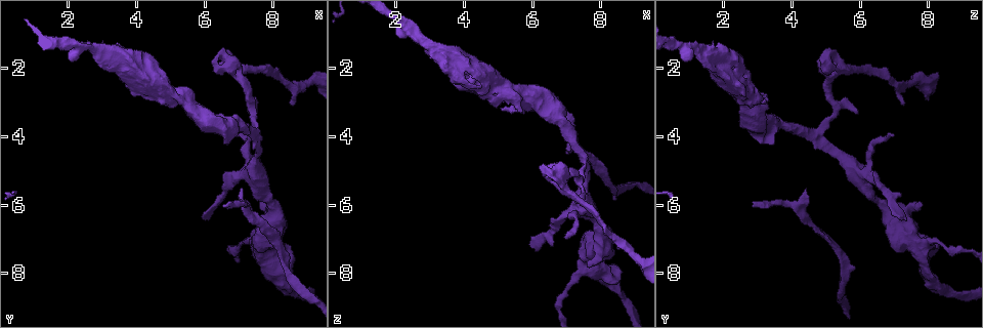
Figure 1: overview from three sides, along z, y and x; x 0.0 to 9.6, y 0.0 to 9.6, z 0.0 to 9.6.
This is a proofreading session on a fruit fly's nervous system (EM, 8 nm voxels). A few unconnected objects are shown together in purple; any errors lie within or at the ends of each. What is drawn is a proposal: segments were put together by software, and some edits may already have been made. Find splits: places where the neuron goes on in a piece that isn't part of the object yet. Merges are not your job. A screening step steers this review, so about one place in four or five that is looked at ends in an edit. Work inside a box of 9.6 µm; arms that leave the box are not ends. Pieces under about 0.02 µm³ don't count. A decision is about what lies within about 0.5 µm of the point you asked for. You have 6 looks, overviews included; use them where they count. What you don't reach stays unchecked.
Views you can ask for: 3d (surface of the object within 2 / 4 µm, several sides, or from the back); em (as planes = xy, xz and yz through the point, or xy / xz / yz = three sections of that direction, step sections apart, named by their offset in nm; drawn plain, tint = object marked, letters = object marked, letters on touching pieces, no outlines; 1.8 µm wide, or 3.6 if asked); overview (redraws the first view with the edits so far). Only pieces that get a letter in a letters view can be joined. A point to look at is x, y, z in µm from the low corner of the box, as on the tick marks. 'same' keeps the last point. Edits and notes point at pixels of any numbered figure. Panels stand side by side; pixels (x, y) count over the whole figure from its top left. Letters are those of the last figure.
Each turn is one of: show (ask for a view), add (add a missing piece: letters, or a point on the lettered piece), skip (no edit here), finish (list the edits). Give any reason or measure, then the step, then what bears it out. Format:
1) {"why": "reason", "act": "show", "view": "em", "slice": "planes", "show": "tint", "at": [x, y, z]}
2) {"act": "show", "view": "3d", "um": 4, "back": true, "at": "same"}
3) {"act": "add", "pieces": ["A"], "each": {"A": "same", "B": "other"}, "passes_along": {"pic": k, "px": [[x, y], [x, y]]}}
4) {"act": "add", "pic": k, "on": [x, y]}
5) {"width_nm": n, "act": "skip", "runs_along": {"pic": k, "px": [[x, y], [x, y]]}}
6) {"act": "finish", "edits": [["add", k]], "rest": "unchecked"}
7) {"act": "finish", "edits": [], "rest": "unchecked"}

{"why": "branch stops here", "act": "show", "view": "em", "slice": "xz", "step": 16, "show": "tint", "at": [6.10, 6.45, 7.40]}

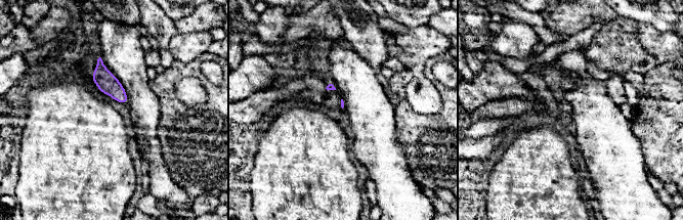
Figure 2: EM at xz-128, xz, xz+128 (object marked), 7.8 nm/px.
{"why": "another direction", "act": "show", "view": "em", "slice": "planes", "show": "letters", "at": "same"}

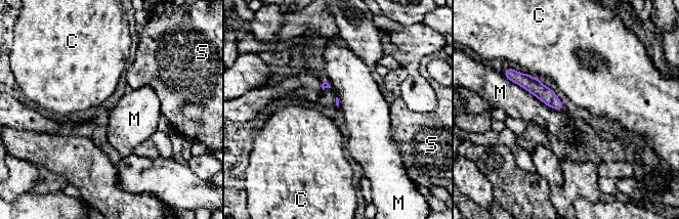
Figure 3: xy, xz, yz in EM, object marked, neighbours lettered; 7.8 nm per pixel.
{"act": "skip", "each": {"C": "other", "M": "other", "S": "other"}, "runs_along": {"pic": 3, "px": [[517, 75], [560, 107]]}, "found": "none of them fits"}

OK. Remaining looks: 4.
{"why": "side arm on a straight run", "act": "show", "view": "em", "slice": "planes", "show": "letters", "at": [6.95, 2.20, 5.20]}

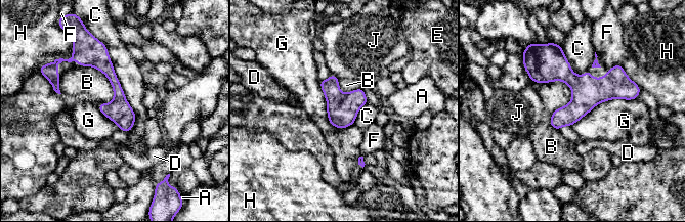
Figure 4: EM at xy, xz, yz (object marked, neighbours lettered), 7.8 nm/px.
{"longest_contact_nm": ["C", 800], "act": "skip", "each": {"A": "other", "B": "other", "C": "other", "D": "other", "E": "other", "F": "other", "G": "other", "H": "other", "J": "other"}, "found": "no lettered piece goes on from it"}

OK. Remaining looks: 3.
{"why": "tapers out", "act": "show", "view": "em", "slice": "planes", "show": "plain", "at": [7.10, 5.55, 4.40]}

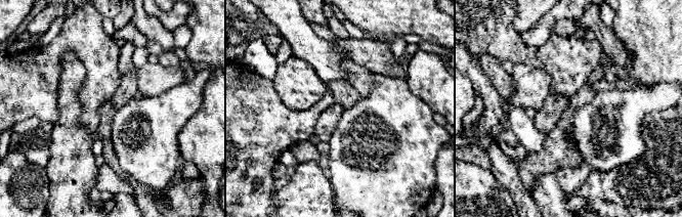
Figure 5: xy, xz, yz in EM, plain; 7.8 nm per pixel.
{"act": "show", "view": "em", "slice": "planes", "show": "letters", "at": "same"}

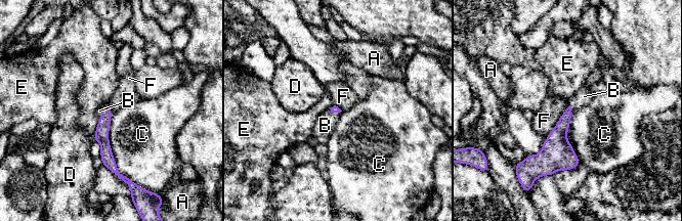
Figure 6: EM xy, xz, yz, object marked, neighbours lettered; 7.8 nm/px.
{"act": "add", "pic": 6, "on": [584, 96], "each": {"A": "other", "B": "same", "C": "other", "D": "other", "E": "other", "F": "other"}, "found": "it goes on there"}

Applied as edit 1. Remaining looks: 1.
{"act": "finish", "edits": [["add", 6]], "rest": "unchecked"}

